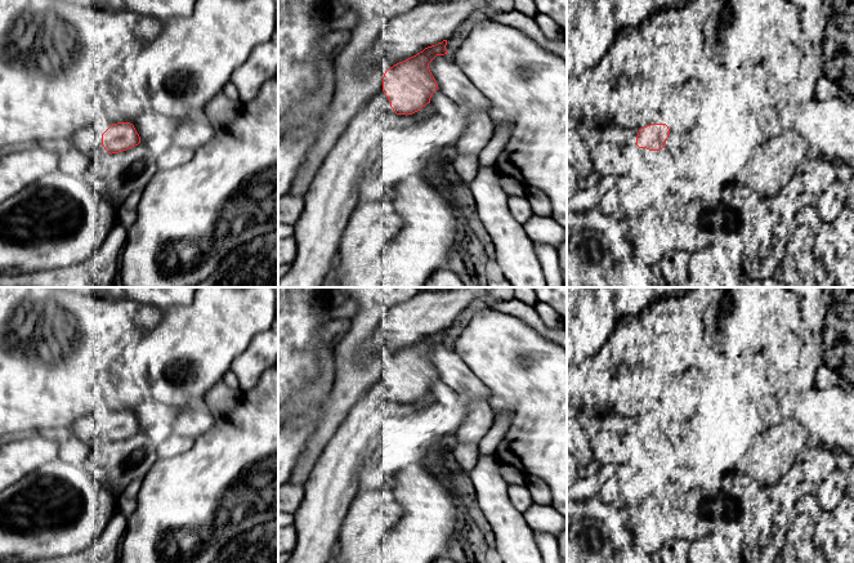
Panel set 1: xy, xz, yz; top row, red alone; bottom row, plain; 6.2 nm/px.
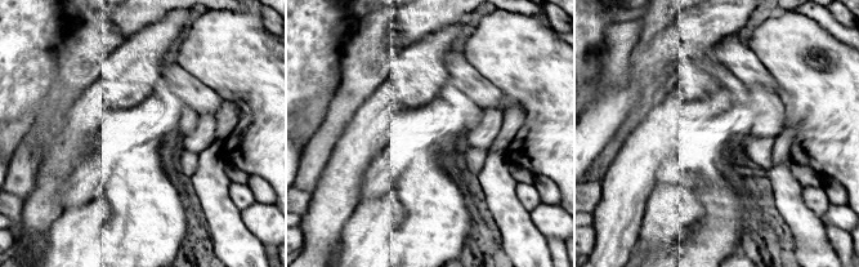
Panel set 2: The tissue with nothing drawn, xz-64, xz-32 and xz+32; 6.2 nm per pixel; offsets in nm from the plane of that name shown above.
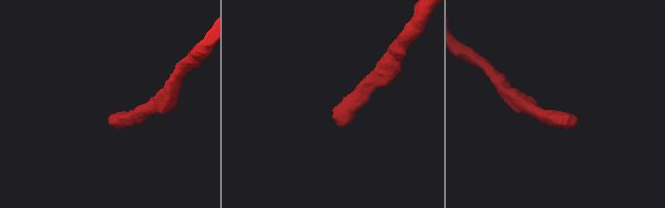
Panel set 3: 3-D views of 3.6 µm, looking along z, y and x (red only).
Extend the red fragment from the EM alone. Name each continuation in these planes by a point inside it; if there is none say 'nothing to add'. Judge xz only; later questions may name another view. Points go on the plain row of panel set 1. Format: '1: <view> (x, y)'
1: xz (330, 488)

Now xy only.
1: xy (85, 428)

